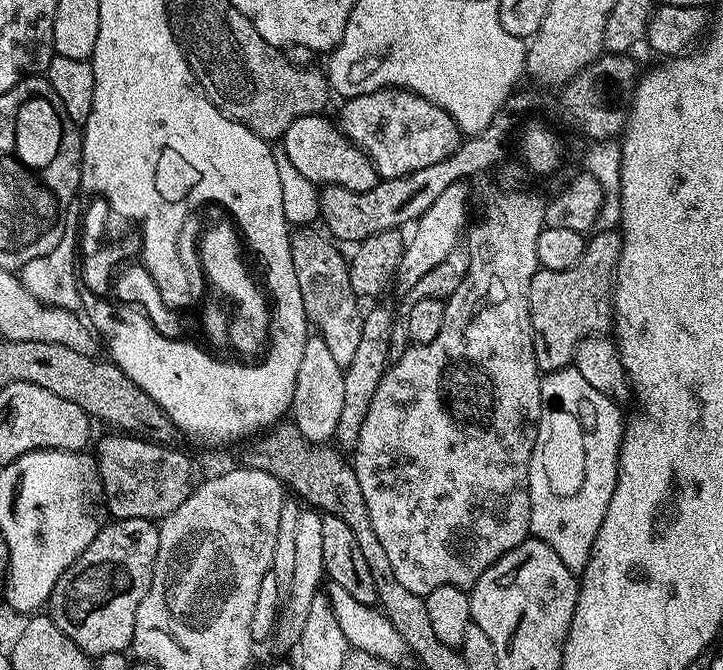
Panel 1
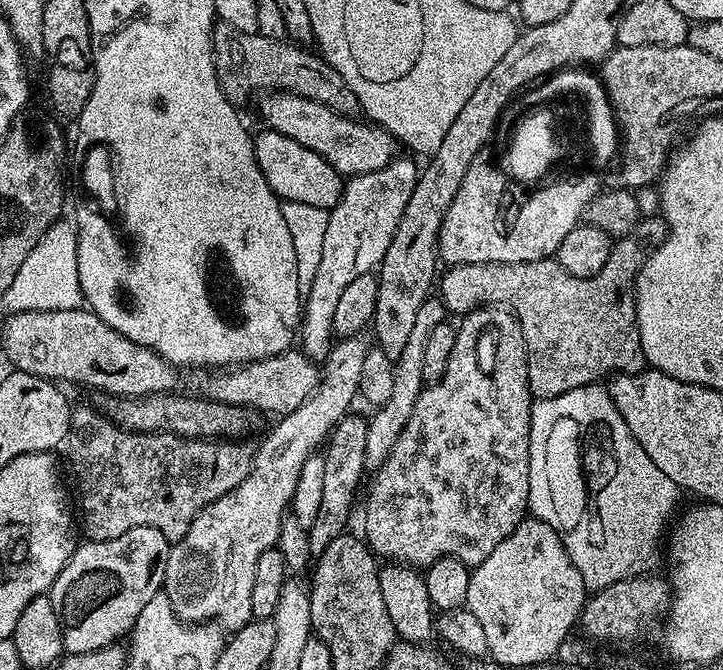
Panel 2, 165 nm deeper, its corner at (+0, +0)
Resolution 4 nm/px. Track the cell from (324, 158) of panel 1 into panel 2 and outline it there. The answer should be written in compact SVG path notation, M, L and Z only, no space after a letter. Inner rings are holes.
M265 127L263 131L255 133L252 145L272 193L281 201L307 202L310 206L331 210L344 192L345 177L336 172L330 162L314 154L314 150L306 150L302 142L294 142L294 138L286 138L286 134L278 134L273 128Z

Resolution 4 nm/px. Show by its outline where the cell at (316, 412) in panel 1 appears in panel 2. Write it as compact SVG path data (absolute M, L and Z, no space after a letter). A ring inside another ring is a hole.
M397 158L382 170L370 170L370 174L358 174L344 185L340 200L328 213L326 239L322 242L322 258L318 270L314 270L314 282L302 300L302 319L298 329L298 344L305 356L323 362L327 360L334 337L334 309L342 290L362 274L379 269L386 250L398 230L402 210L414 194L418 164L412 160Z

